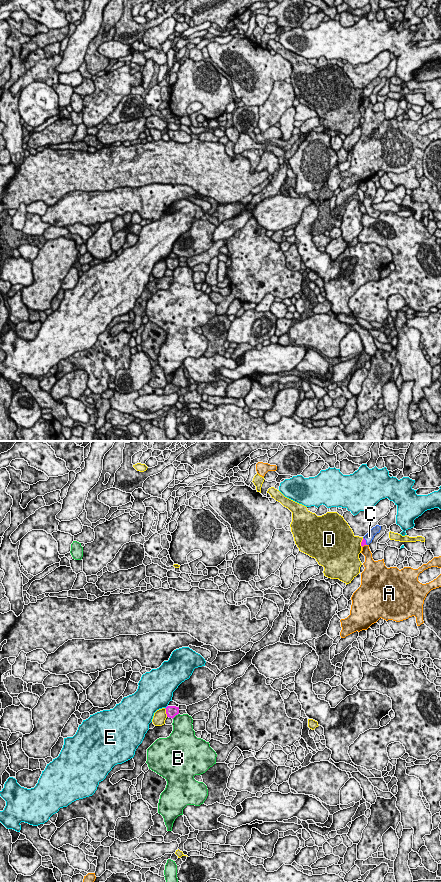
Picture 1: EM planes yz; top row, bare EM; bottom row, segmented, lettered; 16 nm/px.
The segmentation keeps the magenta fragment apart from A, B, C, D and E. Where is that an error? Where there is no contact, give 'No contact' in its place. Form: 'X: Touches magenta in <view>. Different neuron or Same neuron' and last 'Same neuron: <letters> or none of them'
A: Touches magenta in yz. Different neuron
B: Touches magenta in yz. Different neuron
C: Touches magenta in yz. Same neuron
D: Touches magenta in yz. Different neuron
E: Touches magenta in yz. Different neuron
Same neuron: C

